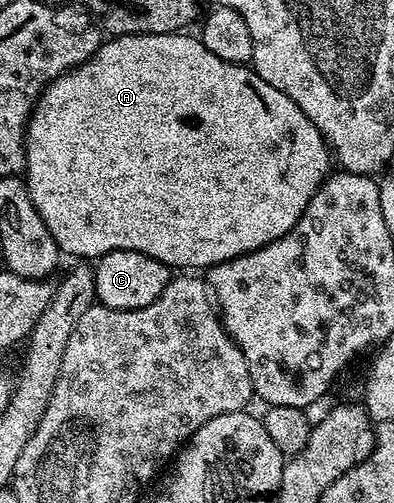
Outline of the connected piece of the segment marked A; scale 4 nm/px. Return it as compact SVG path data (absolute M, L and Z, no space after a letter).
M178 33L176 35L119 35L102 42L101 48L85 63L72 67L70 71L60 75L58 79L53 80L42 91L41 98L37 100L37 106L34 107L33 114L29 117L29 123L25 126L25 170L23 178L27 189L31 193L31 201L35 201L35 209L39 209L39 217L43 217L43 225L47 225L51 237L55 237L55 245L62 256L74 255L74 260L77 261L96 261L102 255L112 251L138 251L147 257L155 257L160 263L166 263L171 269L177 269L177 267L208 269L219 265L223 261L231 261L235 257L251 253L255 249L283 237L290 231L299 221L299 217L303 217L307 205L315 197L315 193L320 189L322 183L329 178L331 174L329 159L331 163L329 144L319 133L319 129L315 129L315 125L311 125L307 113L303 113L303 109L299 109L299 105L295 105L295 101L291 101L291 97L287 97L287 93L279 93L279 89L275 89L275 85L267 85L267 81L263 81L263 77L259 77L252 66L223 61L223 57L215 57L215 53L211 53L211 49L207 49L207 45L203 45L200 38L193 36L192 39L189 33Z

